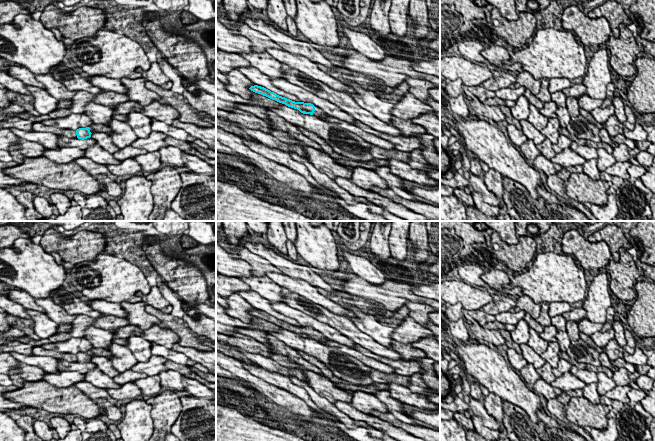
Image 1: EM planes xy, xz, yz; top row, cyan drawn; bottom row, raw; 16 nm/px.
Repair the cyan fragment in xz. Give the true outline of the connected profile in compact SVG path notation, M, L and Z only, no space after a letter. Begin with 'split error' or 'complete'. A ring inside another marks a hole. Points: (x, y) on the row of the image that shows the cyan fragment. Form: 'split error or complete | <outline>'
split error | M258 85L251 86L249 89L255 93L261 94L261 95L266 96L266 97L268 97L272 100L275 100L279 103L285 104L288 107L297 109L303 114L314 115L322 120L324 120L324 118L326 116L328 116L324 111L322 111L318 107L315 107L311 103L292 101L292 100L287 99L285 97L279 96L276 93L271 92L270 90L268 90L264 87L258 86Z

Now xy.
split error | M92 124L89 127L77 129L76 135L78 139L84 140L90 138L91 134L95 132L103 132L103 133L110 134L112 133L112 130L107 125Z

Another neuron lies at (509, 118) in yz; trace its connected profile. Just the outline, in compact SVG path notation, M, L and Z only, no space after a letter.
M499 105L498 107L501 109L503 114L505 115L505 120L508 122L508 124L514 125L518 130L522 130L522 127L520 125L520 121L515 119L512 116L510 107L507 107L505 105Z

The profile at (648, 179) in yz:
M655 157L652 165L646 168L646 173L641 176L641 181L646 188L655 194Z

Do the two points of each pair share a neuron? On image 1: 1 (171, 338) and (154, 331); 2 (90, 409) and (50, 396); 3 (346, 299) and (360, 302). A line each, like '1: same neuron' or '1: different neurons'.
1: same neuron
2: same neuron
3: same neuron

